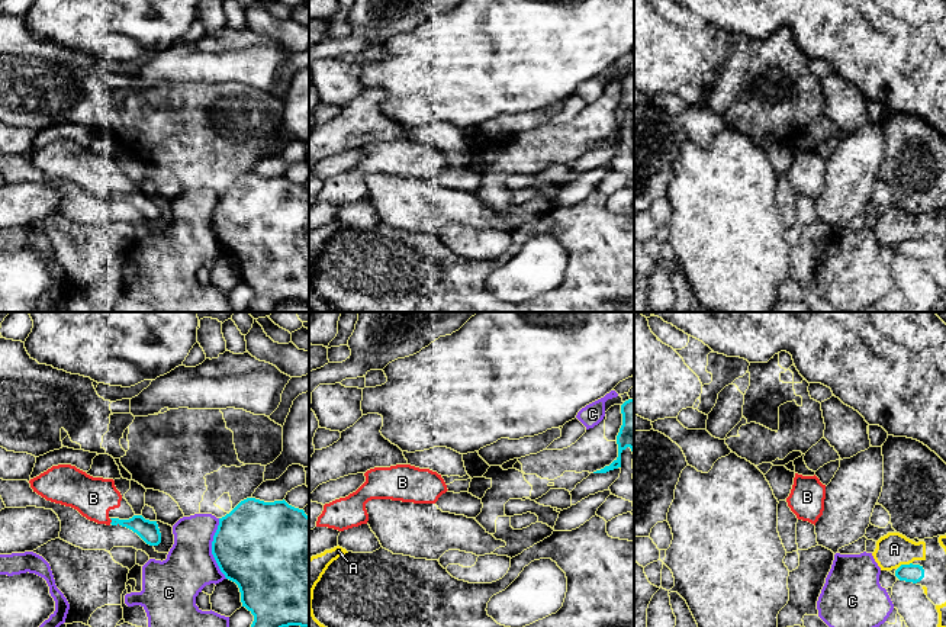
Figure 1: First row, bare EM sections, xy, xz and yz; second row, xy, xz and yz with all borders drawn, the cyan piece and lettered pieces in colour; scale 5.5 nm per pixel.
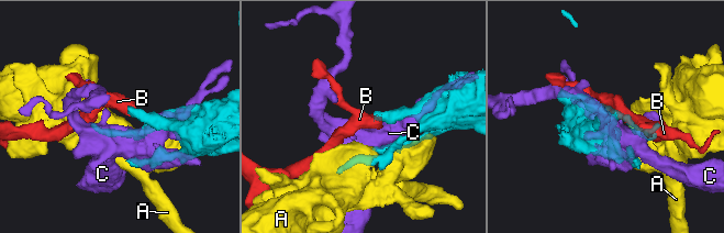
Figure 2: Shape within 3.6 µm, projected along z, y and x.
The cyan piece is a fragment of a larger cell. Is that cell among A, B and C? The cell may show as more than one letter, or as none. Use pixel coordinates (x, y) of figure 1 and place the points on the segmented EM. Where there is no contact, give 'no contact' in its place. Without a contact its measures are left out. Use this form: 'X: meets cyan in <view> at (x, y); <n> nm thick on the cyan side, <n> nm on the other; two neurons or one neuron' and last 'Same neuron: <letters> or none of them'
A: meets cyan in yz at (904, 565); 100 nm thick on the cyan side, 190 nm on the other; two neurons
B: meets cyan in xy at (112, 521); 110 nm thick on the cyan side, 220 nm on the other; one neuron
C: meets cyan in xy at (212, 549); 480 nm thick on the cyan side, 280 nm on the other; two neurons
Same neuron: B

